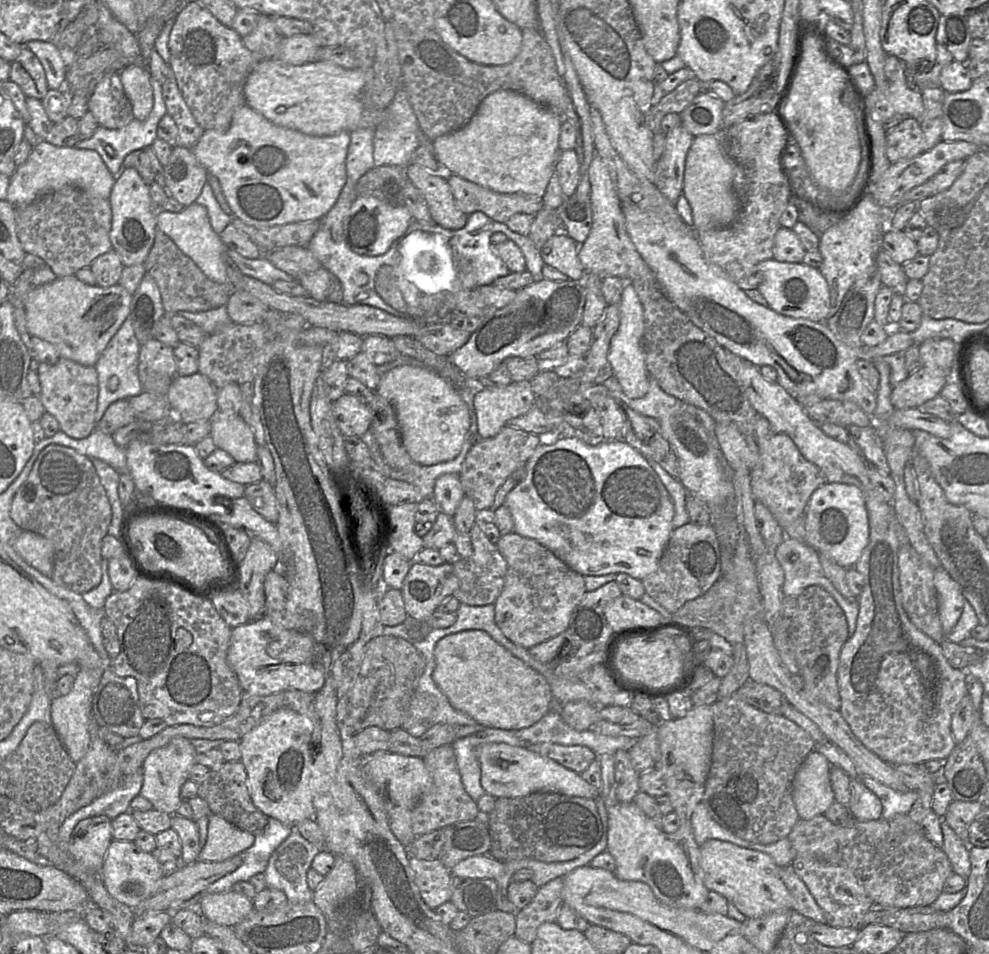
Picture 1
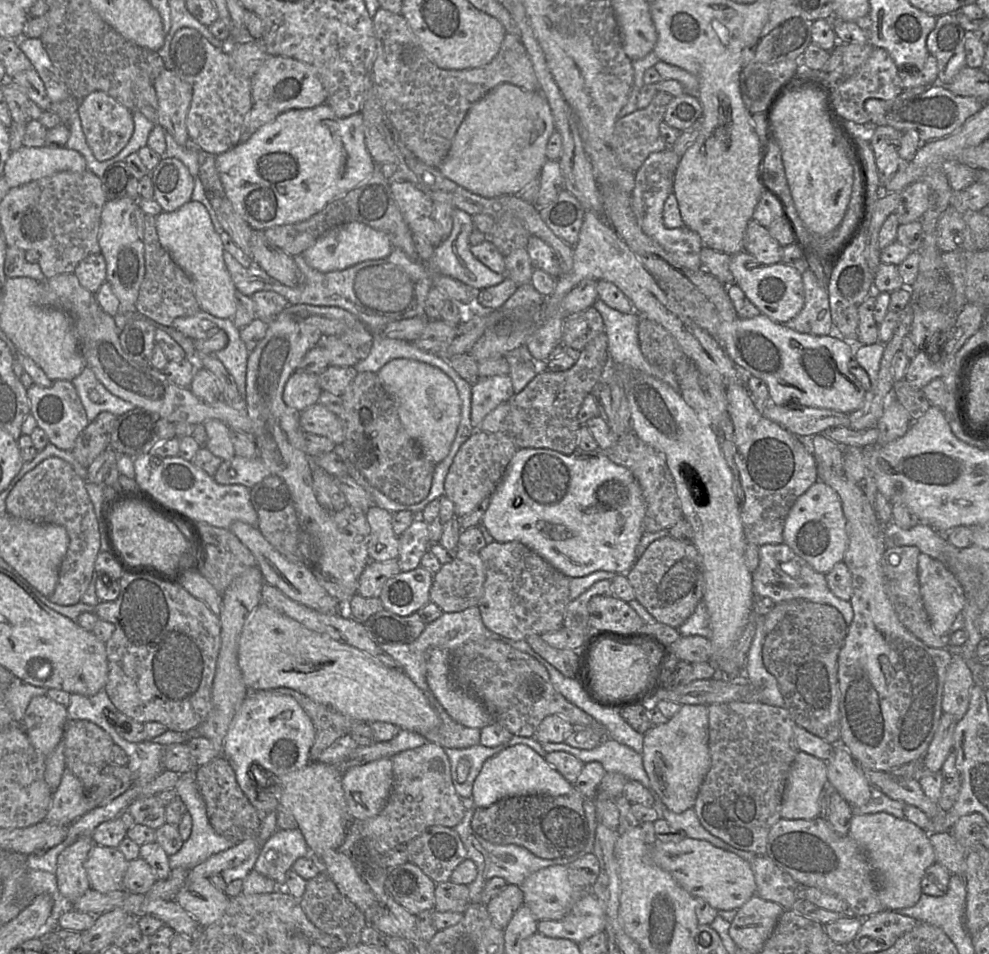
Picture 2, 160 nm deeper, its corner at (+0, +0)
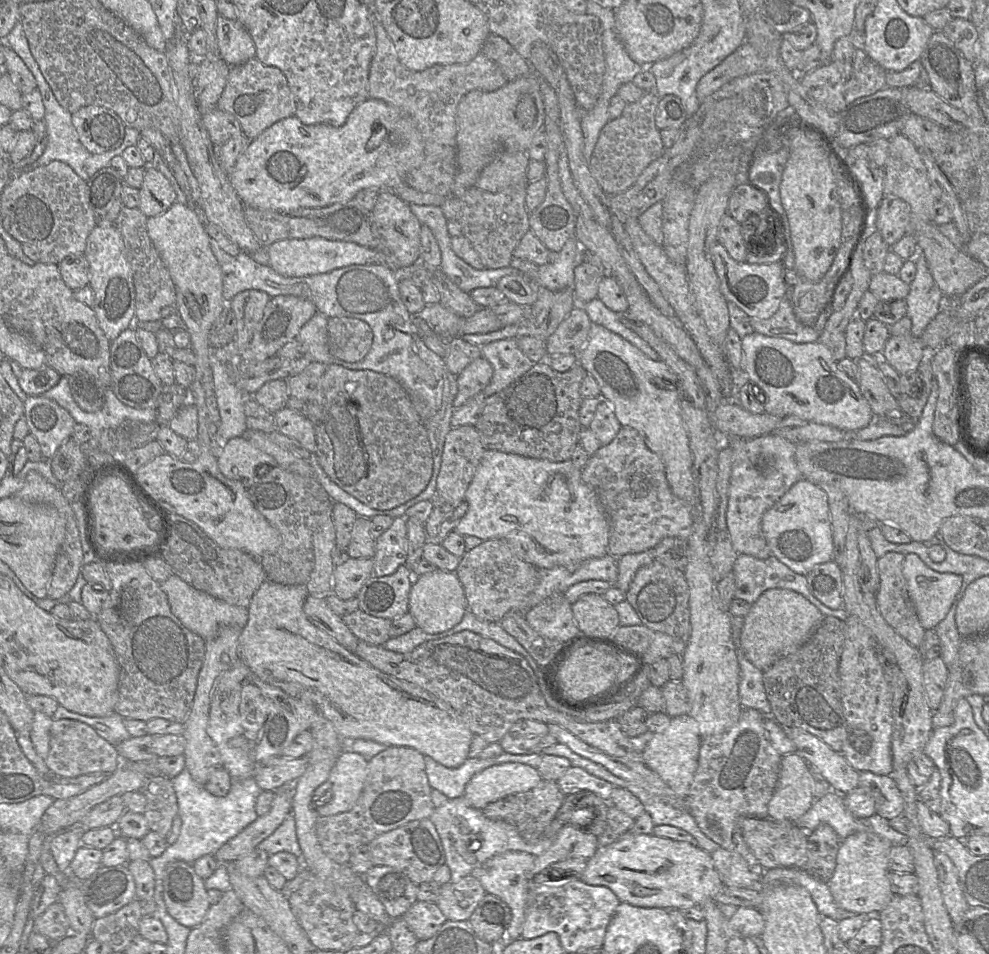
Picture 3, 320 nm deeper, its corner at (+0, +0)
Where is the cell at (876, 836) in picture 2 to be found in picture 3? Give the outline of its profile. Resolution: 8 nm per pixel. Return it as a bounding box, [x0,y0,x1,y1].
[828,832,895,914]

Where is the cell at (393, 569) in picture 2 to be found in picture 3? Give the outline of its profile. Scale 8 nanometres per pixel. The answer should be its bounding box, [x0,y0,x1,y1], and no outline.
[332,557,373,599]

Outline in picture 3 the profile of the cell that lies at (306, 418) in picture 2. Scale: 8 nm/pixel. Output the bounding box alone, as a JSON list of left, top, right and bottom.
[274,407,315,452]

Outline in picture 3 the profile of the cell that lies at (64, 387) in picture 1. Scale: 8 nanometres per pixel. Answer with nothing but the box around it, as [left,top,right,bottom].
[24,395,78,459]

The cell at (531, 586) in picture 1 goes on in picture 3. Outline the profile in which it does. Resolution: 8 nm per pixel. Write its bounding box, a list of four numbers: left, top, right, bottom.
[455,539,539,623]

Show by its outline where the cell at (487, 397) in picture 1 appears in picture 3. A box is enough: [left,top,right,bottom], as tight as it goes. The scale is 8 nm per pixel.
[453,357,493,408]

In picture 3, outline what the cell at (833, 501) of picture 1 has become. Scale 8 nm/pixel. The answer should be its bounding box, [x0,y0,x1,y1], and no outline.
[762,479,834,575]

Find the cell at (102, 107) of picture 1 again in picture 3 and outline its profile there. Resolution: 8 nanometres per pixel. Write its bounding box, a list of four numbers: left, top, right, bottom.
[72,105,126,154]

